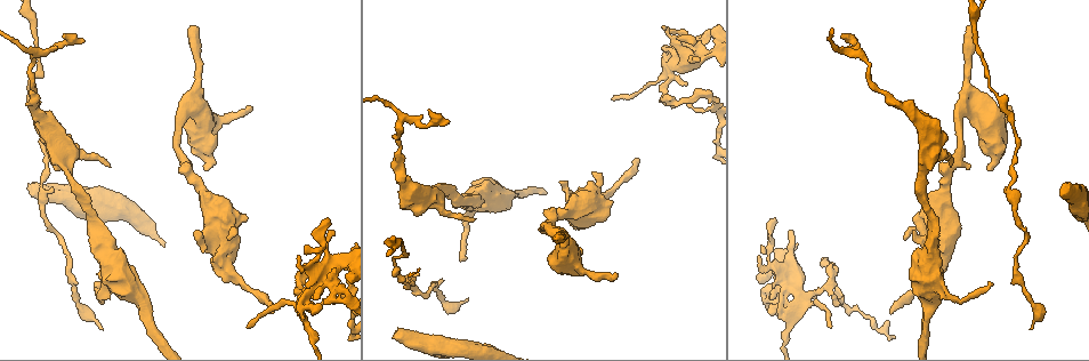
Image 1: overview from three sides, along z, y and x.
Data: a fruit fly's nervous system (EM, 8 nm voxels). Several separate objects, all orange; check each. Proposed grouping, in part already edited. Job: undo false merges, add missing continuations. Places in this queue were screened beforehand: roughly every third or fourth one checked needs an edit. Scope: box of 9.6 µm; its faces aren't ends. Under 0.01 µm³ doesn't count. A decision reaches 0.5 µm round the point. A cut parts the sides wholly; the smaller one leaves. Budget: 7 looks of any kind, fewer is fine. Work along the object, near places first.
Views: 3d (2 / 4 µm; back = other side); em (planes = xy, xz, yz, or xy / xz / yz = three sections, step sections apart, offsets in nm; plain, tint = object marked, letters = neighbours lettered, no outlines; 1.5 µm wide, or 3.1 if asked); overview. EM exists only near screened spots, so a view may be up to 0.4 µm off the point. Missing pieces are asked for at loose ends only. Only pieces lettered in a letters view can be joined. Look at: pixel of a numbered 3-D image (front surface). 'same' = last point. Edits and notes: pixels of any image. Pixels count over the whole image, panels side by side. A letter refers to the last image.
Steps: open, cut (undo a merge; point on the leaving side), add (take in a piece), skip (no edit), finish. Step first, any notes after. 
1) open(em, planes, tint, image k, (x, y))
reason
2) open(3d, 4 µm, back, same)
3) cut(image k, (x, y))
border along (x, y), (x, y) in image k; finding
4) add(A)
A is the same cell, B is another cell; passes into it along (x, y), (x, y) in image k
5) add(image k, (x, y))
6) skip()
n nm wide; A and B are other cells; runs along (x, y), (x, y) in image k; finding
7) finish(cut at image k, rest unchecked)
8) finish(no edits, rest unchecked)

open(em, planes, letters, image 1, (196, 233))
branch stops here

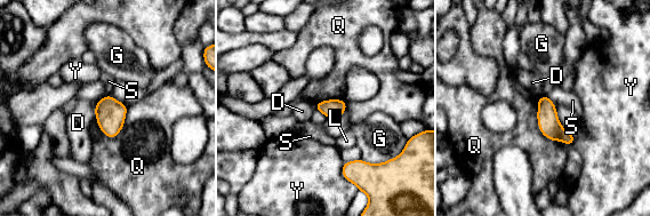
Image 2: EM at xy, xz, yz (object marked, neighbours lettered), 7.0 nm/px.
skip()
140 nm wide; D, G, L, Q, S and Y are other cells; no lettered piece goes on from it

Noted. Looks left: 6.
open(em, xz, step 4, tint, image 1, (1015, 129))

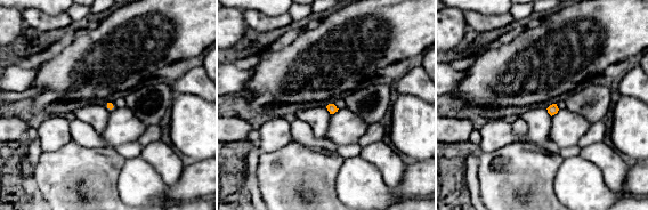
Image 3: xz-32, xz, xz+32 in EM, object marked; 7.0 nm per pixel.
open(em, xy, step 4, letters, same)

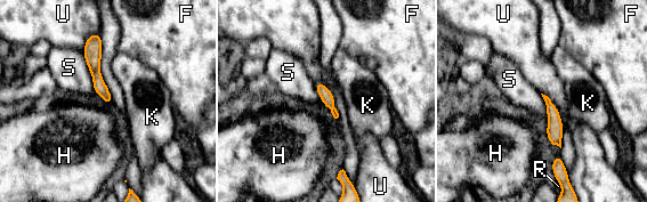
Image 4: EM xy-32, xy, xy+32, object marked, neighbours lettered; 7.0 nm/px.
skip()
F, H, K, R, S and U are other cells; runs along (95, 37), (95, 73), (108, 100) in image 4; all the same neuron

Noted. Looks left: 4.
open(3d, 4 µm, image 1, (1068, 182))
branch stops here

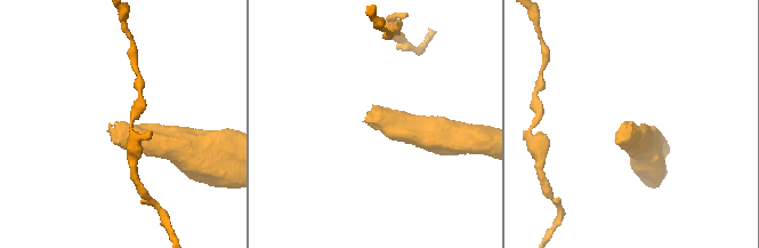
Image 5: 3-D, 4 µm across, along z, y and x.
open(em, xz, step 4, letters, image 5, (108, 126))

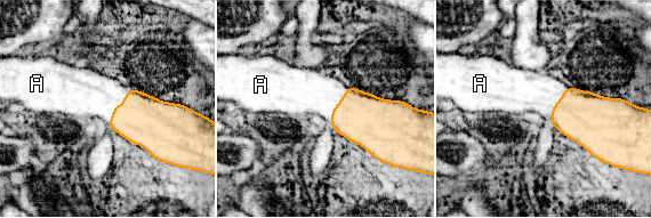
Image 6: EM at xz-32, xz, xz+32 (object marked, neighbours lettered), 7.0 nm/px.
open(em, planes, letters, same)

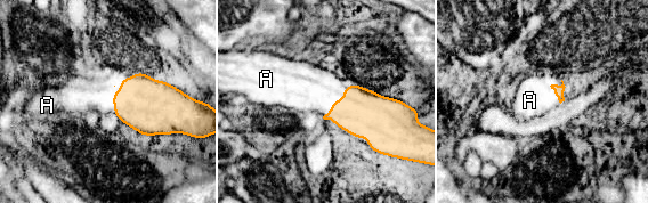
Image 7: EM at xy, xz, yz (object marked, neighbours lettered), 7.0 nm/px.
add(A)
A touches over 300 nm; A is the same cell; the neuron continues

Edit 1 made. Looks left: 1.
finish(add at image 7, rest unchecked)

